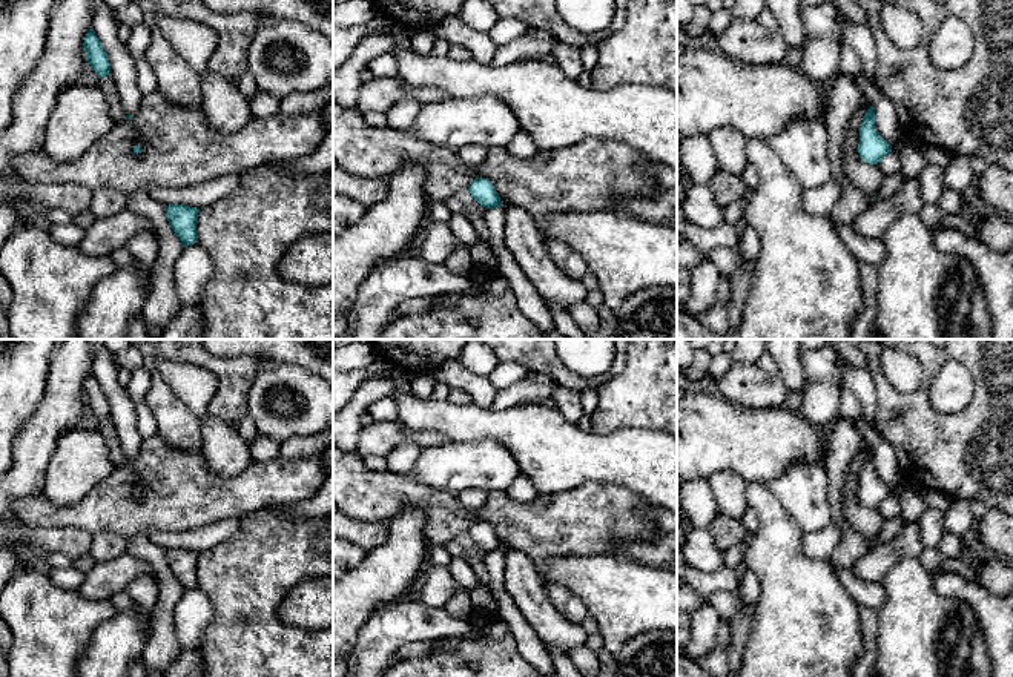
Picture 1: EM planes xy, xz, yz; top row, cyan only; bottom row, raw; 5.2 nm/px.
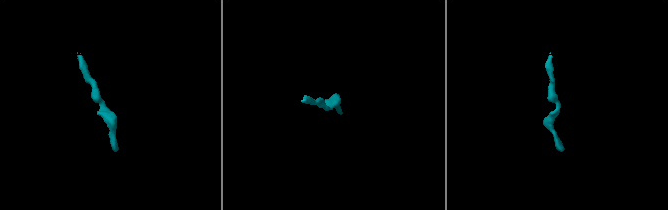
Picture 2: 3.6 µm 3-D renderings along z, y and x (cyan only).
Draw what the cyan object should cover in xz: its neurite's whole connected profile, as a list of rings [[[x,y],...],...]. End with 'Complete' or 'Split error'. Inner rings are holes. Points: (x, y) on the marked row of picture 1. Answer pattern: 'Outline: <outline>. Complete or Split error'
Outline: [[[476,178],[468,192],[485,209],[500,207],[500,196],[488,178]]]. Complete

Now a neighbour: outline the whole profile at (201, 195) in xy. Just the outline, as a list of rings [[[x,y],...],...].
[[[227,175],[183,189],[152,187],[149,195],[164,206],[184,204],[201,209],[233,195],[241,186],[241,178],[243,175]]]

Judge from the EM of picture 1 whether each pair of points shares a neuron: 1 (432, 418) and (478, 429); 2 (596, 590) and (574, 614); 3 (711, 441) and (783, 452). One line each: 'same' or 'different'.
1: same
2: different
3: same

